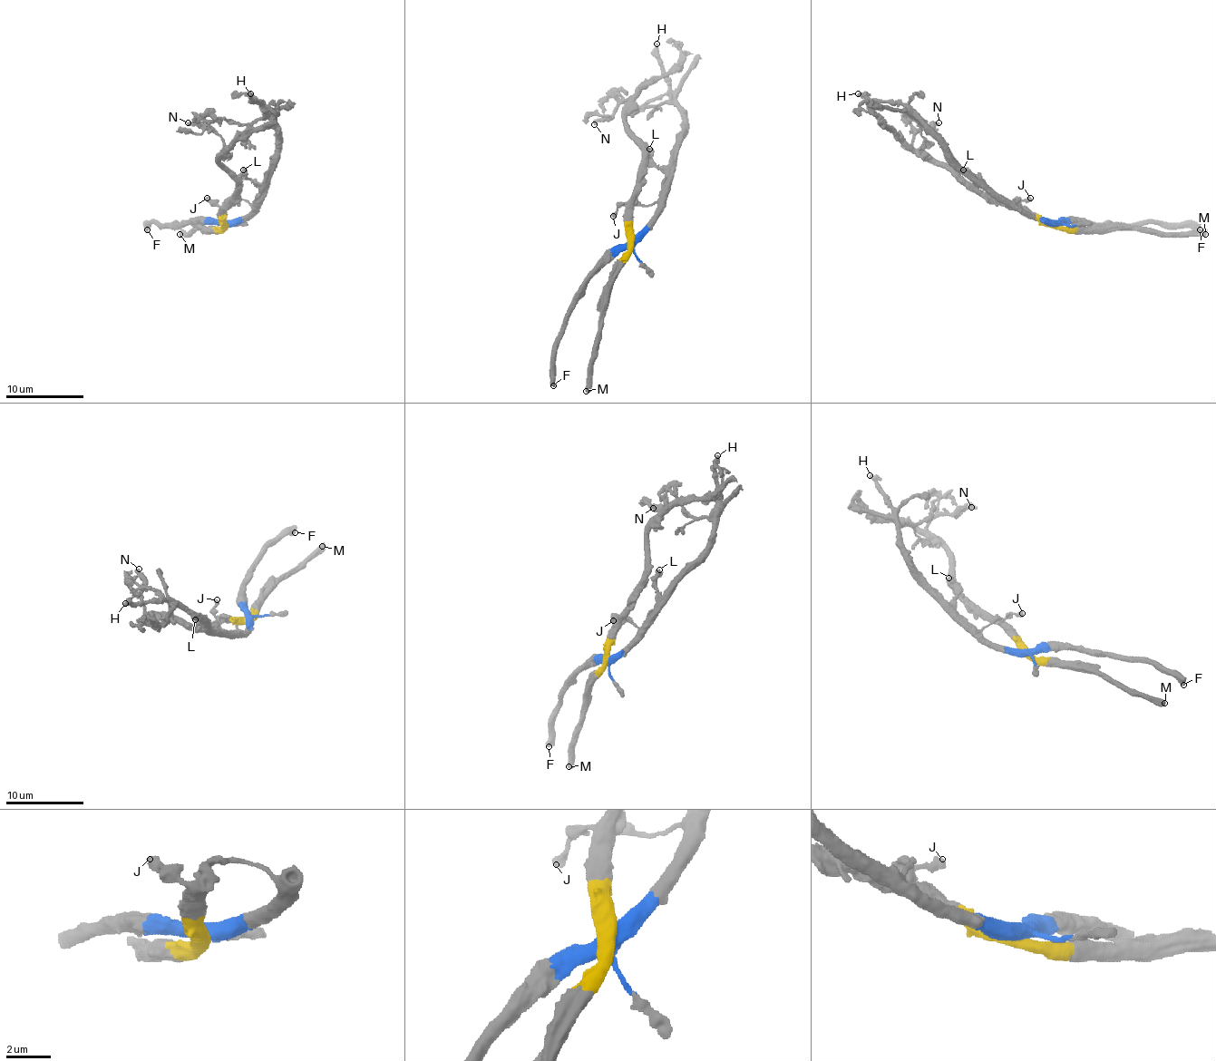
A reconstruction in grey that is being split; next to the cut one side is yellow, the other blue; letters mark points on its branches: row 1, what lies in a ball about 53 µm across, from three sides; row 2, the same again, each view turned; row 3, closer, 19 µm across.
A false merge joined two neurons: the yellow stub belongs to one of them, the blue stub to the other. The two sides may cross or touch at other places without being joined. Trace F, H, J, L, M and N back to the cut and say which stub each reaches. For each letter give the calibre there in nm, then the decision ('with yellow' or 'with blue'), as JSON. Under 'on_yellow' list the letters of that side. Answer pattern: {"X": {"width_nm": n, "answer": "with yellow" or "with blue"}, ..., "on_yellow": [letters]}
{"F": {"width_nm": 600, "answer": "with blue"}, "H": {"width_nm": 320, "answer": "with blue"}, "J": {"width_nm": 360, "answer": "with yellow"}, "L": {"width_nm": 550, "answer": "with blue"}, "M": {"width_nm": 600, "answer": "with yellow"}, "N": {"width_nm": 340, "answer": "with yellow"}, "on_yellow": ["J", "M", "N"]}

